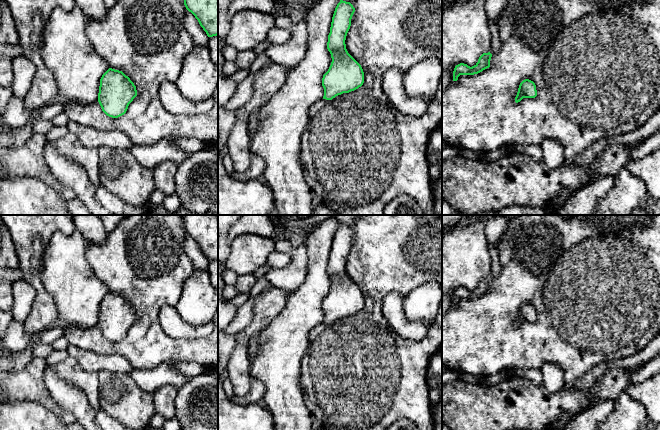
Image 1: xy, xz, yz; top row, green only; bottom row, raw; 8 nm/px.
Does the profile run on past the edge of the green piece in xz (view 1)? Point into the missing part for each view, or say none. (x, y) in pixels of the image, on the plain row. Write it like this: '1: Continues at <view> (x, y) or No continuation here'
1: No continuation here

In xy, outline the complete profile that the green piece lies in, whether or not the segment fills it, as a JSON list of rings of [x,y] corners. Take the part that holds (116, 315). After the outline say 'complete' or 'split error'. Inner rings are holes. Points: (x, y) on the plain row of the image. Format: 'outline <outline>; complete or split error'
outline [[[109,292],[100,303],[98,326],[109,341],[124,339],[137,320],[134,307],[122,295]]]; complete

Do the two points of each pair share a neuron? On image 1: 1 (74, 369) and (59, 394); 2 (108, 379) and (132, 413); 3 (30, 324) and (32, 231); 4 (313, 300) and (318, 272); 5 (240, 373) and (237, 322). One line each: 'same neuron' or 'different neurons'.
1: different neurons
2: same neuron
3: same neuron
4: same neuron
5: different neurons

